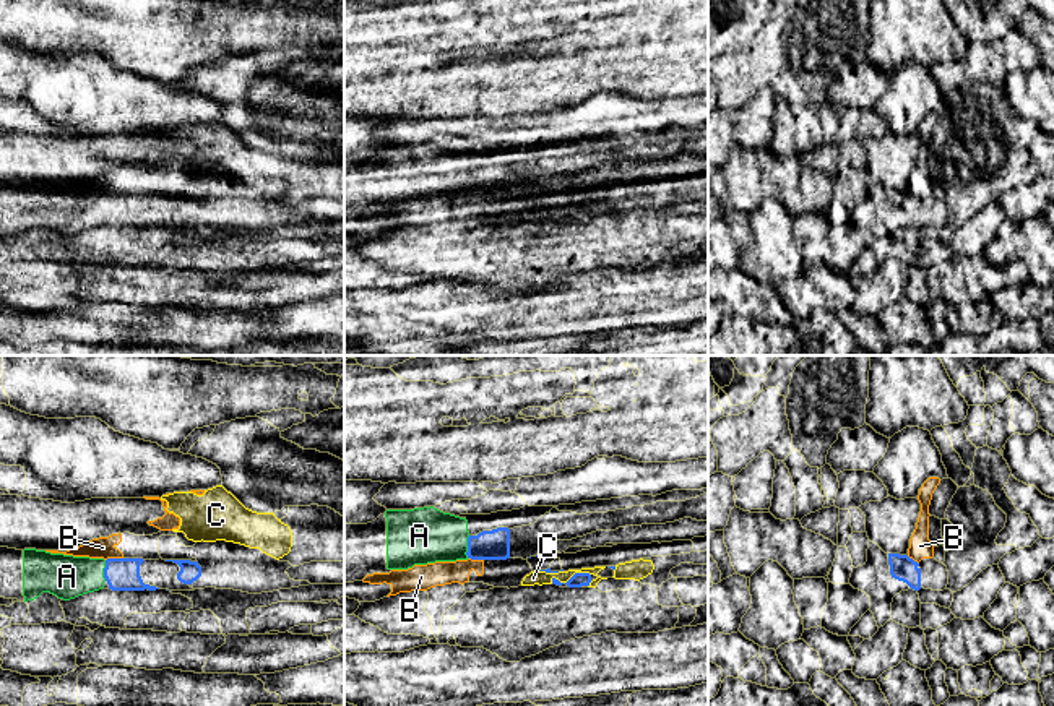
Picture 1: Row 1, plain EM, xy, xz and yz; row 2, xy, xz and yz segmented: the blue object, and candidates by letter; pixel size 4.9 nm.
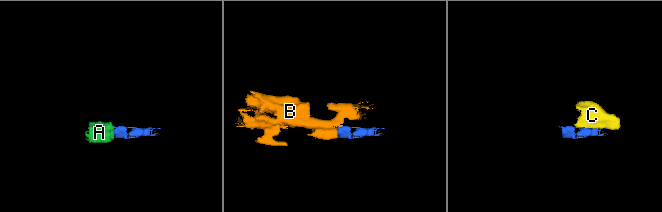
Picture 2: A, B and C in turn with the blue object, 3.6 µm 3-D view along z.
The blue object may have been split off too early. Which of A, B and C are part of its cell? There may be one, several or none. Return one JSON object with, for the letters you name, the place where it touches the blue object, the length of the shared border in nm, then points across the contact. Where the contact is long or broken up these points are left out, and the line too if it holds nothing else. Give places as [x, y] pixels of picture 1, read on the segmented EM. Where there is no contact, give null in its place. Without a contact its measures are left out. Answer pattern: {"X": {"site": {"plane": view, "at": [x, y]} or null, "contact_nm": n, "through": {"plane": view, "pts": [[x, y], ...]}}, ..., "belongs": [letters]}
{"A": {"site": {"plane": "xz", "at": [468, 547]}, "contact_nm": 110}, "belongs": ["A"]}

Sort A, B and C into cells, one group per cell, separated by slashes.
A / B C

